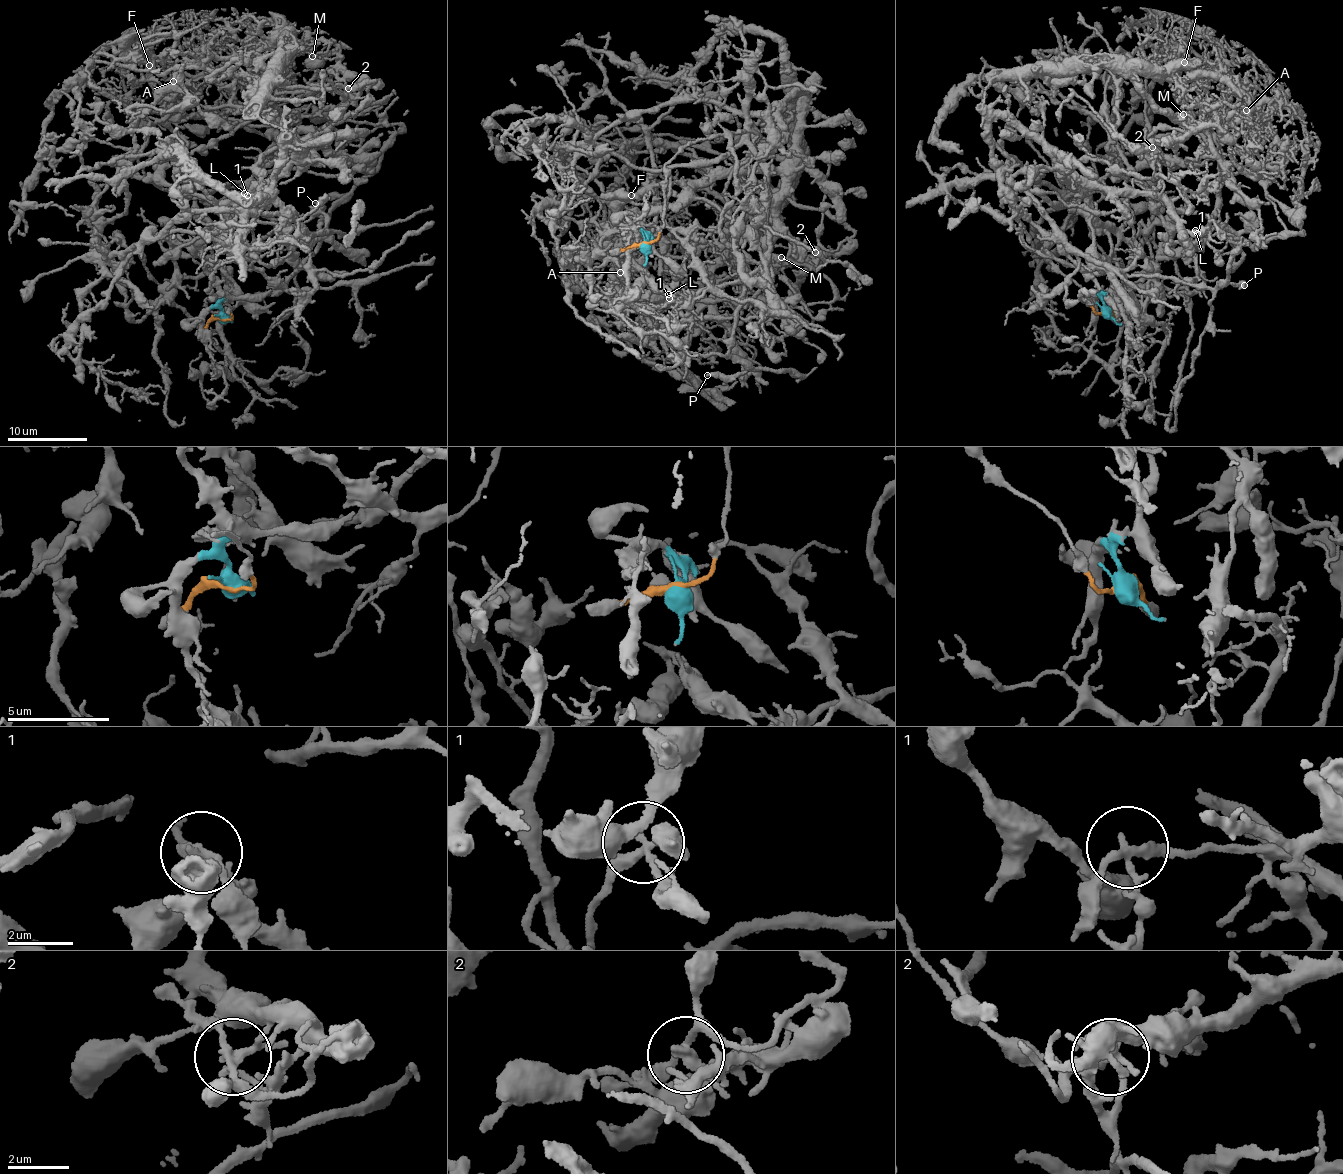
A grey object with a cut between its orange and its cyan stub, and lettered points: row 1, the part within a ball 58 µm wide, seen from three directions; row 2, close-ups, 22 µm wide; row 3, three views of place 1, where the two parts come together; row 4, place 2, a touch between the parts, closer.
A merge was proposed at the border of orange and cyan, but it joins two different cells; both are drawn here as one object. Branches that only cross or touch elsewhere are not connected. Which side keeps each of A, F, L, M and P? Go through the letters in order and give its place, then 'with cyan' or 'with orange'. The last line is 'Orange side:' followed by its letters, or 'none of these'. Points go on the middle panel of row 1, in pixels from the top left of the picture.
A: place (620, 272); with cyan
F: place (631, 195); with cyan
L: place (668, 294); with cyan
M: place (781, 257); with cyan
P: place (707, 375); with orange
Orange side: P

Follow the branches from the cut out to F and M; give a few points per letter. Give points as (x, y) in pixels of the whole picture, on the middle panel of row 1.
F: (642, 244), (639, 224), (615, 292), (628, 170), (631, 195)
M: (642, 244), (645, 220), (739, 169), (789, 235), (790, 260), (822, 256), (793, 284), (781, 256)

